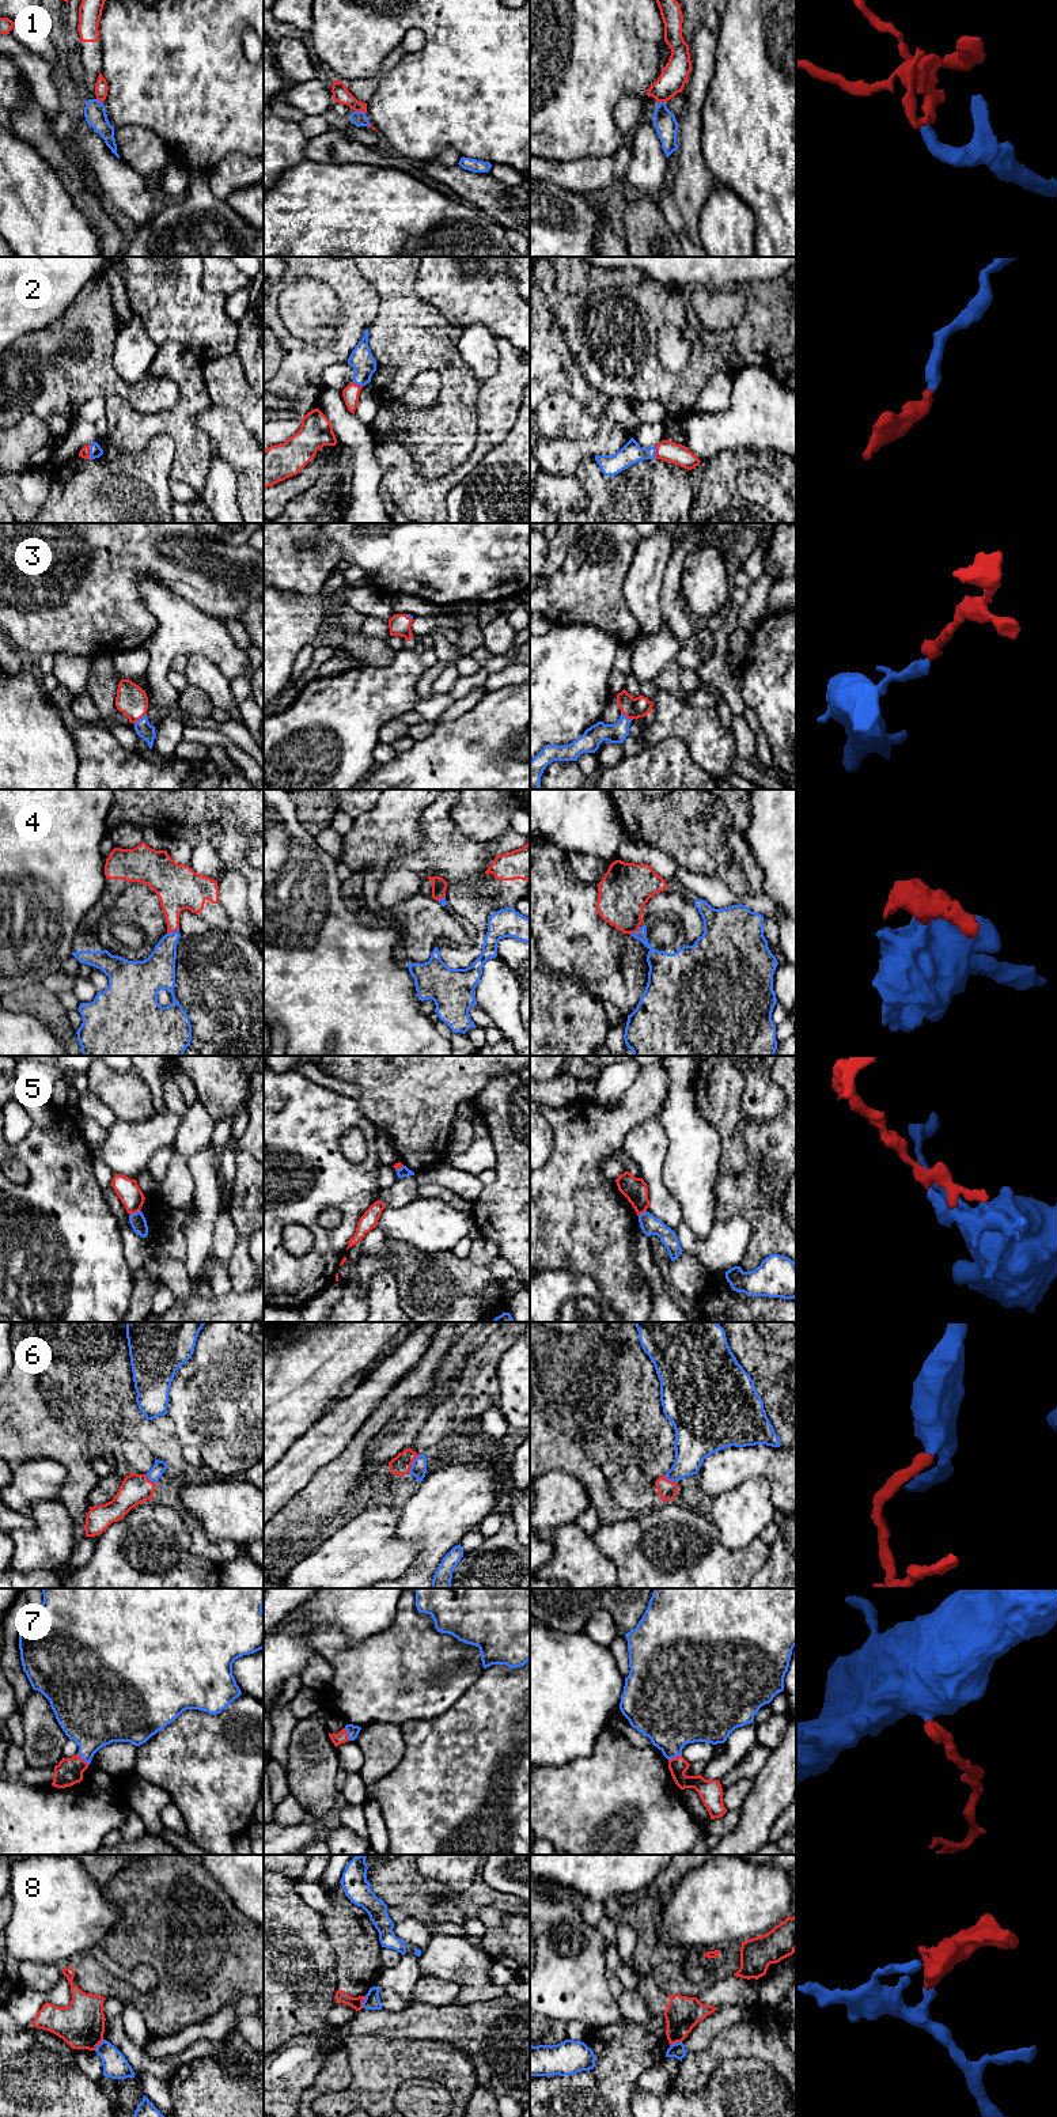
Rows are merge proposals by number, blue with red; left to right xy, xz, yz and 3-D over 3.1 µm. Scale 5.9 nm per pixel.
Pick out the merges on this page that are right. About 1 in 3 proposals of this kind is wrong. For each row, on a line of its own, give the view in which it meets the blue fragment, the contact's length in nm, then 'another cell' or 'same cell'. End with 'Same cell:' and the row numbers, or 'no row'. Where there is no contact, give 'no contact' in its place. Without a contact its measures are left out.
1: contact in xz; length 70 nm; same cell
2: contact in xy; length 90 nm; same cell
3: contact in xy; length 100 nm; same cell
4: contact in xy; length 80 nm; same cell
5: contact in xy; length 70 nm; another cell
6: contact in xz; length 130 nm; same cell
7: contact in yz; length 90 nm; same cell
8: contact in xz; length 80 nm; another cell
Same cell: 1, 2, 3, 4, 6, 7

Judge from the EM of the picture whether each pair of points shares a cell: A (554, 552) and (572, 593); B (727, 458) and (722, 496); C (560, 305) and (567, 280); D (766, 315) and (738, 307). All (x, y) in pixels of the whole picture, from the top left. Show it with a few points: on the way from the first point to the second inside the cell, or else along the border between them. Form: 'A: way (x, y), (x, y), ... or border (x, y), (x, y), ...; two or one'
A: border (575, 537), (564, 563), (552, 575), (544, 576); two
B: way (724, 468), (722, 470), (722, 487); one
C: border (554, 271), (554, 286), (559, 290), (595, 292); two
D: border (742, 287), (750, 307), (750, 322); two

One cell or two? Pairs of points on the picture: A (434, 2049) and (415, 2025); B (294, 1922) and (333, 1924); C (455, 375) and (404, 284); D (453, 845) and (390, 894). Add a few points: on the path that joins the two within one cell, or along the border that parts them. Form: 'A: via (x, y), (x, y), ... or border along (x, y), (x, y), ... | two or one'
A: border along (394, 2040), (444, 2038), (458, 2048) | two
B: border along (322, 1913), (322, 1928), (334, 1953) | two
C: via (446, 353), (408, 315), (408, 307) | one
D: via (432, 859), (404, 862), (390, 874) | one

